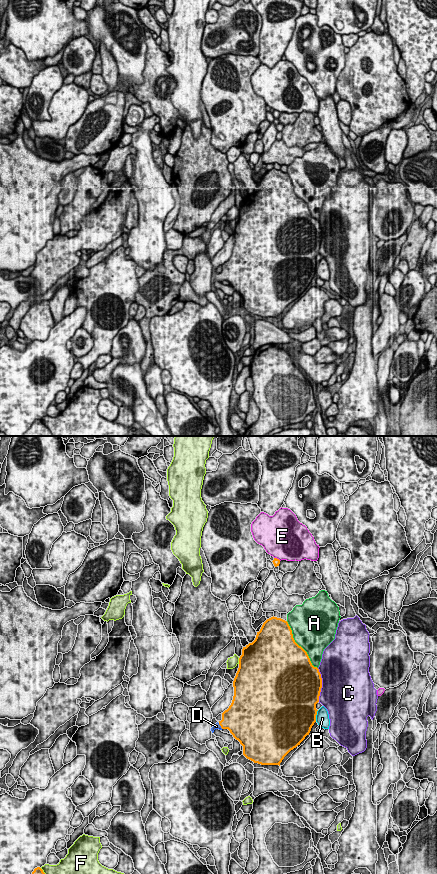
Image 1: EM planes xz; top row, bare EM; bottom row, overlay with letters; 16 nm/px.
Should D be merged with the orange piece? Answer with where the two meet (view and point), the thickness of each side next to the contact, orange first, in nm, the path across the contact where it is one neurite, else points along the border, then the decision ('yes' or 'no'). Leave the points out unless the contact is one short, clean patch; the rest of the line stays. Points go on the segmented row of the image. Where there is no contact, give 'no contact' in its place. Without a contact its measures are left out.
meets orange in xz at (220, 725); 400 nm thick on the orange side, 90 nm on the other; runs through xz (234, 719), (220, 725), (216, 726); yes

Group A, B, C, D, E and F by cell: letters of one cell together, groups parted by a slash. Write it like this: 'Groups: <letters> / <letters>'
Groups: A / B / C / D / E / F

